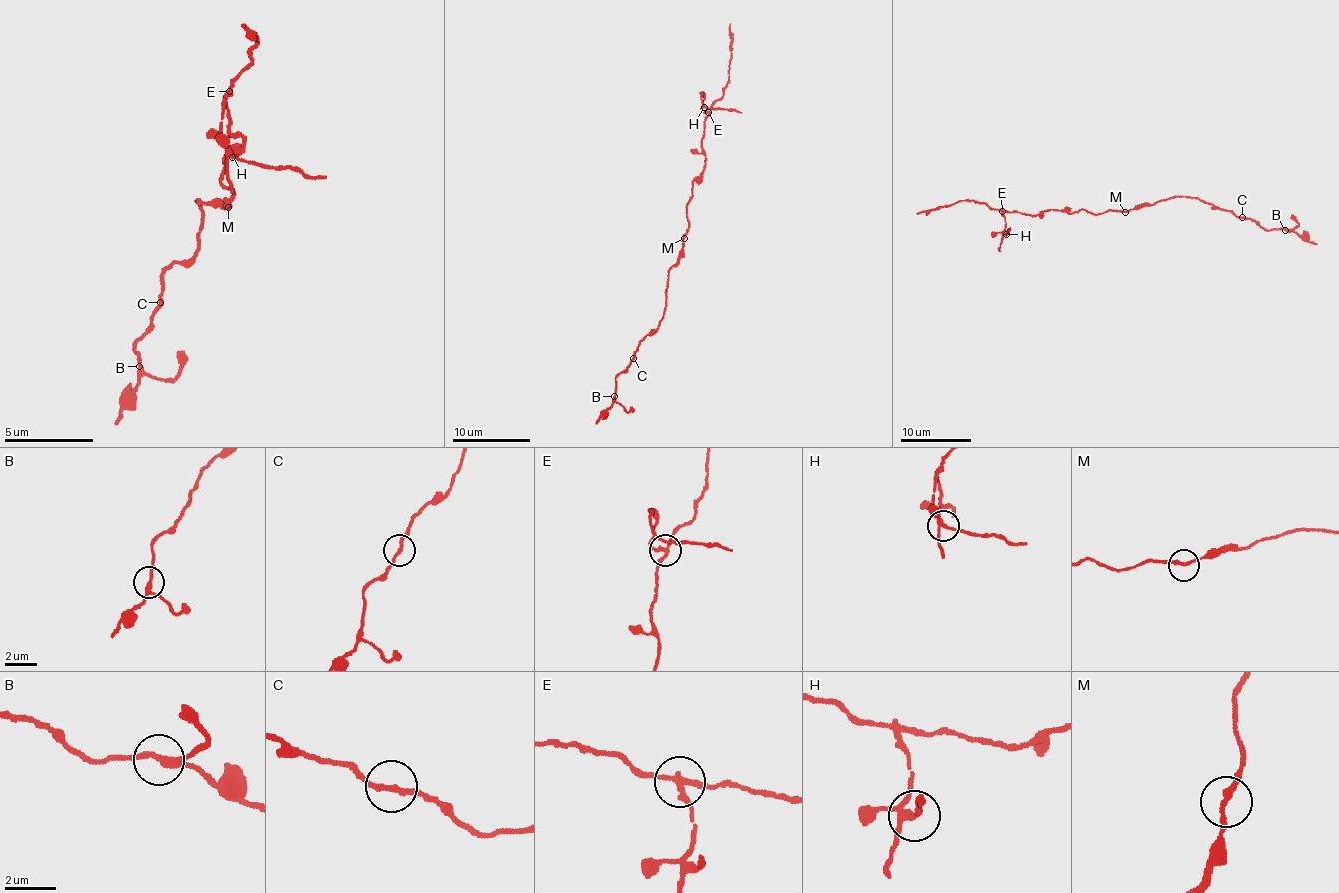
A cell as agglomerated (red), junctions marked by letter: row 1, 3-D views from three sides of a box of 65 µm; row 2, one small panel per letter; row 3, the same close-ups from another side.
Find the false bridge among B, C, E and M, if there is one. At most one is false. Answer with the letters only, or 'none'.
E

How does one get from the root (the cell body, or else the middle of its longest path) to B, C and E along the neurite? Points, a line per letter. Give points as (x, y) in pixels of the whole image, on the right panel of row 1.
B: (1121, 210), (1130, 211), (1173, 197), (1189, 196), (1233, 211), (1239, 217), (1255, 220), (1266, 230), (1285, 230)
C: (1121, 210), (1130, 211), (1173, 197), (1189, 196), (1242, 217)
E: (1121, 210), (1095, 214), (1084, 209), (1068, 212), (1052, 210), (1025, 215), (1001, 210)

